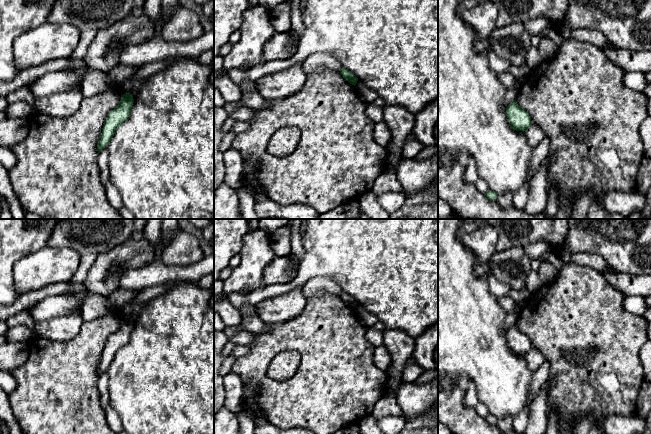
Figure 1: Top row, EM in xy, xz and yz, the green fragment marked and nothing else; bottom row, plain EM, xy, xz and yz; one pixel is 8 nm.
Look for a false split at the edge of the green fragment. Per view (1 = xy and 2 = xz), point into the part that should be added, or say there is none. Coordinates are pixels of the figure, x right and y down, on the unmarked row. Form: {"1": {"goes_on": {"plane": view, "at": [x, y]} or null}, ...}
{"1": {"goes_on": null}, "2": {"goes_on": null}}

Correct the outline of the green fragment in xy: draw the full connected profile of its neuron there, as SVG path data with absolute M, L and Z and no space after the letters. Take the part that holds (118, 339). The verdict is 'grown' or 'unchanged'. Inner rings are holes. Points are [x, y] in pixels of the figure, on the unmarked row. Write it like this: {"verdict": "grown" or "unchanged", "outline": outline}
{"verdict": "unchanged", "outline": "M130 317L123 318L118 330L107 338L101 360L97 367L98 378L108 370L116 353L129 341L133 327L134 323Z"}

